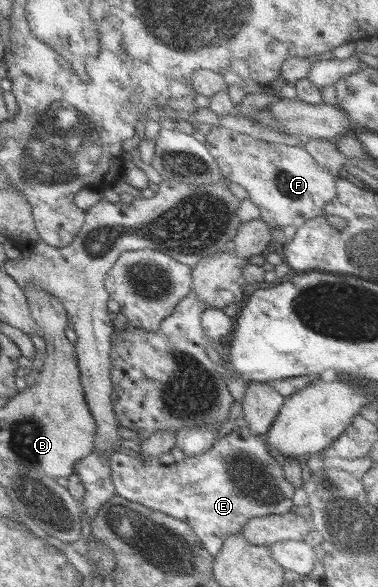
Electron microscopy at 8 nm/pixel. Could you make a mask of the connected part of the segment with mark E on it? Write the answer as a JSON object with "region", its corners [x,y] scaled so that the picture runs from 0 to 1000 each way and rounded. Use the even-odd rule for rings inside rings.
{"region":[[[635,727],[566,750],[526,775],[489,777],[484,784],[452,790],[426,790],[410,779],[376,779],[368,784],[299,768],[283,784],[302,843],[384,862],[389,867],[434,874],[442,881],[487,888],[542,939],[566,947],[579,939],[587,922],[603,911],[635,908],[653,886],[712,876],[738,877],[759,872],[772,860],[775,828],[757,818],[751,802],[730,782],[712,775],[696,756],[680,753],[675,743],[680,741],[664,741],[651,727]]]}

